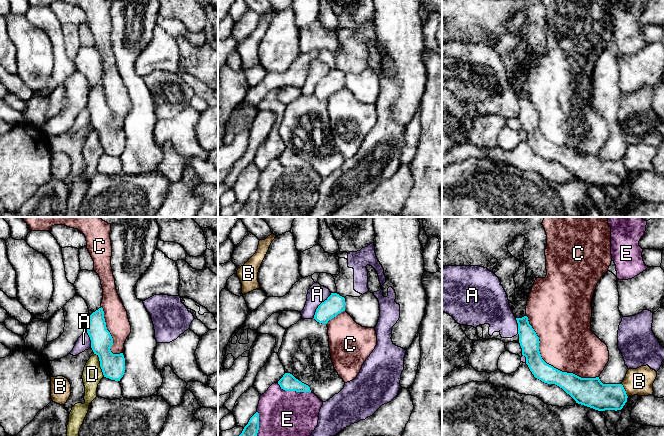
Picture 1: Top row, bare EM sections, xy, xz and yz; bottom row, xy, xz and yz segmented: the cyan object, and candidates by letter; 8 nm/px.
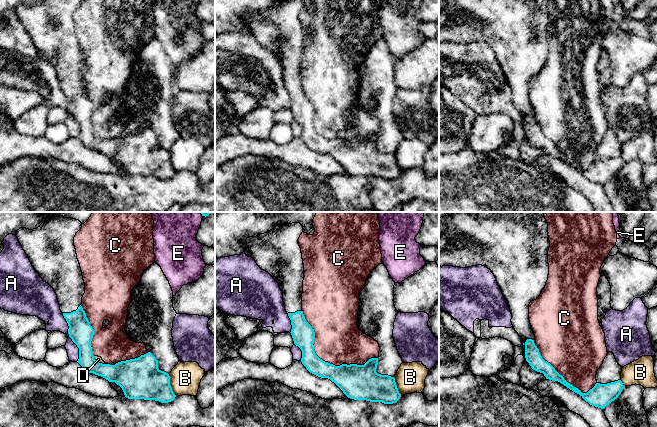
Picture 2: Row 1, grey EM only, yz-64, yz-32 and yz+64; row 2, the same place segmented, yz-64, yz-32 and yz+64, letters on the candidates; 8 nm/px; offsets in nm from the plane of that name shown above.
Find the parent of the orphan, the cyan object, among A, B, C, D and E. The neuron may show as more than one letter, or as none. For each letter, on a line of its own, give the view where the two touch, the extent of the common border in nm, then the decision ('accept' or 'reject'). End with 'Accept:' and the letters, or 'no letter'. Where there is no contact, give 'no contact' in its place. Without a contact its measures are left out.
A: meets cyan in xz; contact 260 nm long; reject
B: meets cyan in yz; contact 120 nm long; reject
C: meets cyan in yz; contact 750 nm long; reject
D: meets cyan in xy; contact 200 nm long; reject
E: meets cyan in xz; contact 280 nm long; reject
Accept: no letter

